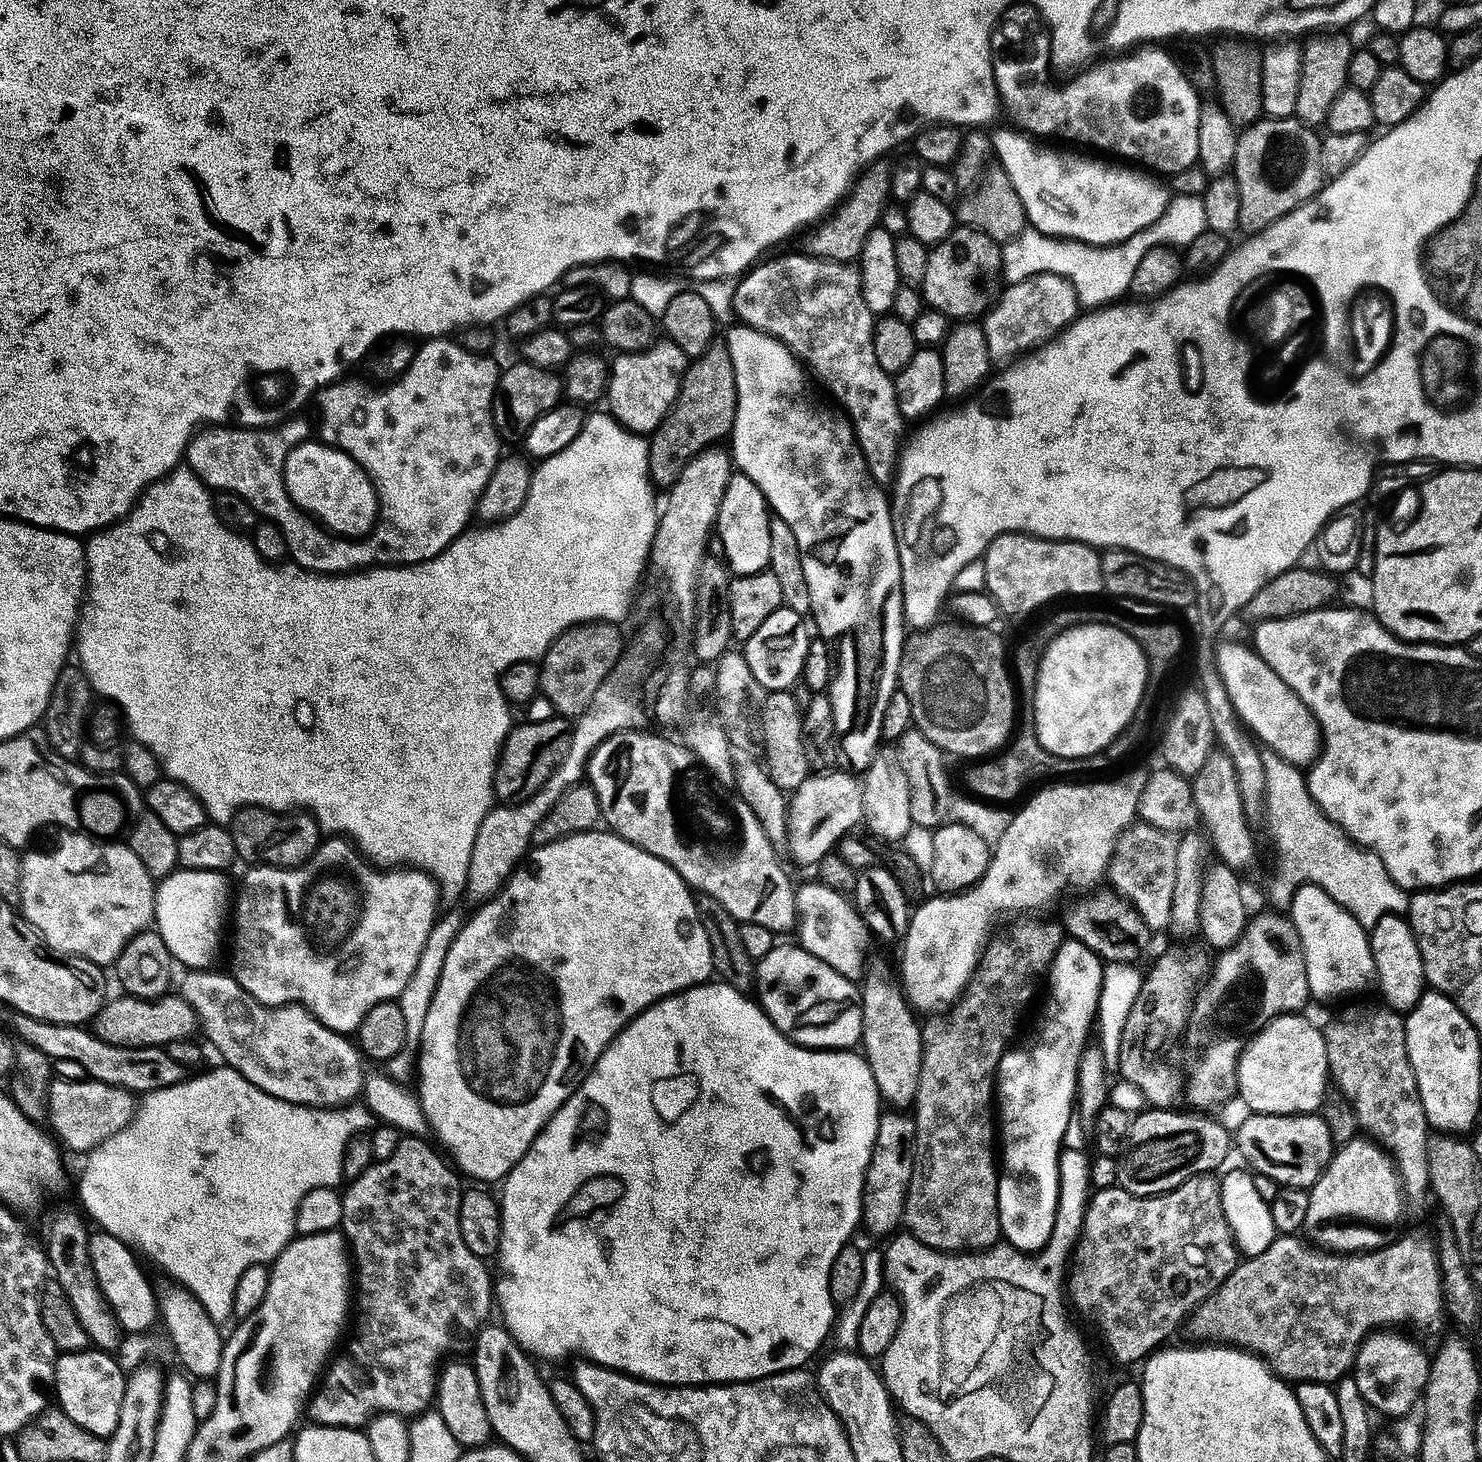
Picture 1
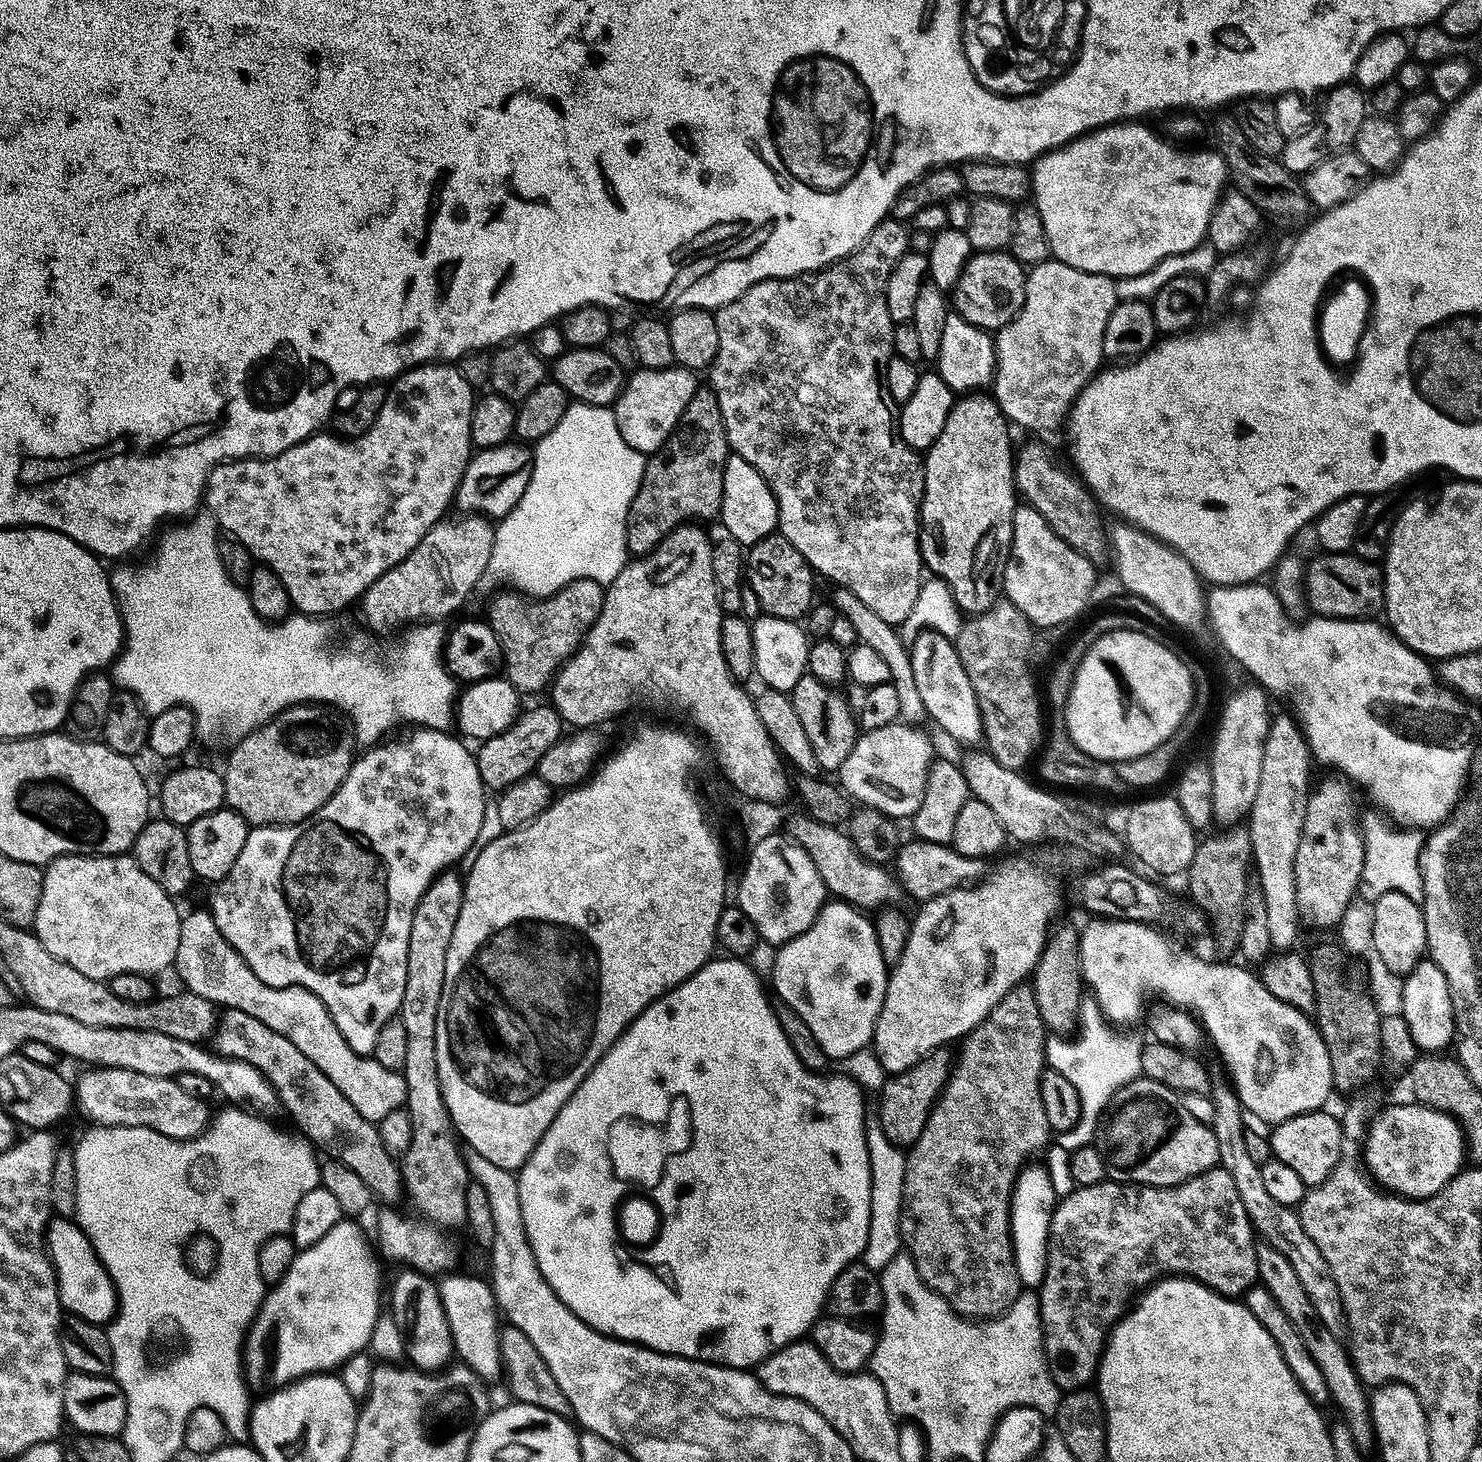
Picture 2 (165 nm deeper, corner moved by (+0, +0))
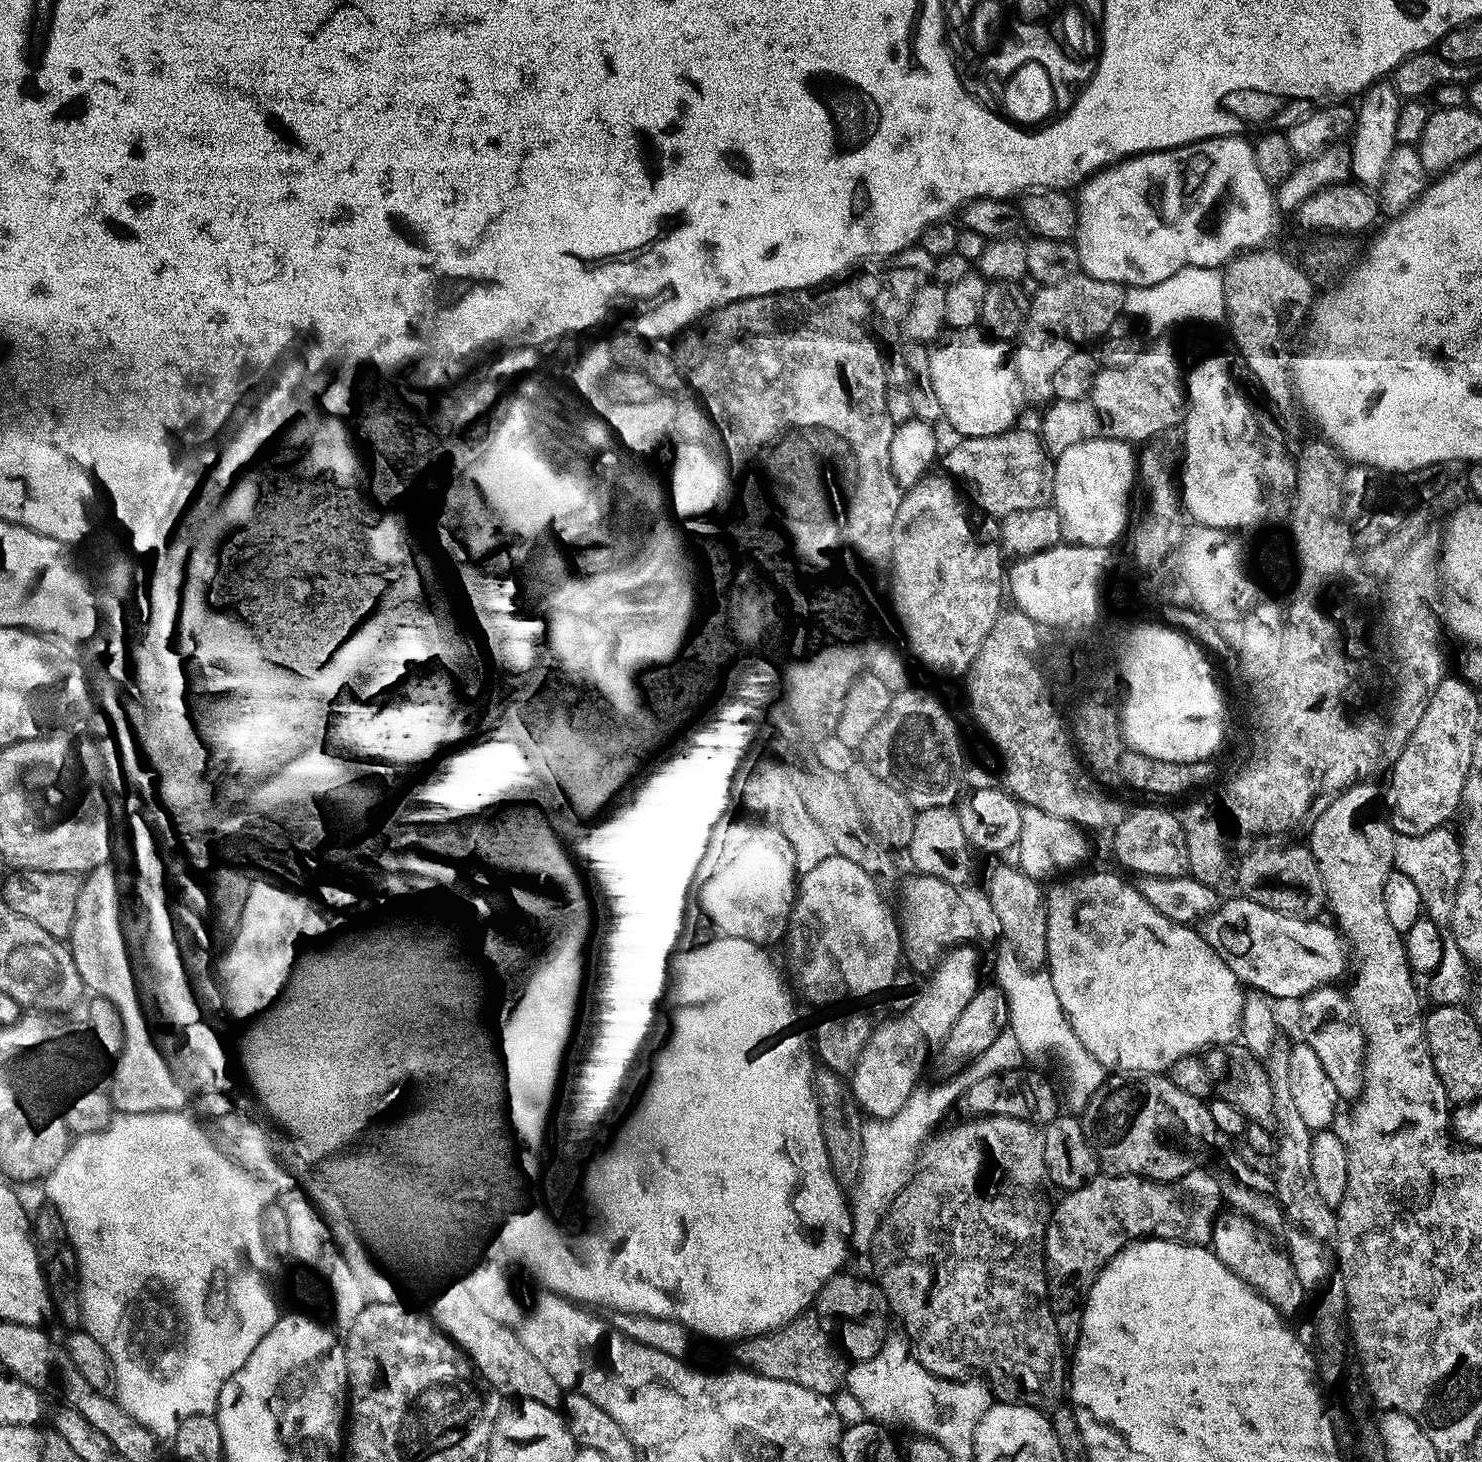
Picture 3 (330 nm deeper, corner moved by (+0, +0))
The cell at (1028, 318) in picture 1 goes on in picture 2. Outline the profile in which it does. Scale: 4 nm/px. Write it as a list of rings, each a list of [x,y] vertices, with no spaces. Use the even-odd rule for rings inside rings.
[[[1057,260],[1037,264],[1029,271],[1023,309],[1018,318],[995,337],[996,379],[992,394],[1009,423],[1032,432],[1050,432],[1065,425],[1084,387],[1103,367],[1106,327],[1120,303],[1115,284],[1113,277],[1091,275]]]

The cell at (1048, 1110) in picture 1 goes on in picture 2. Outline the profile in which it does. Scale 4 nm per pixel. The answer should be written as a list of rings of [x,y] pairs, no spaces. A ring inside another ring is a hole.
[[[1025,1167],[1020,1173],[1016,1179],[1016,1189],[1012,1192],[1012,1245],[1021,1285],[1028,1290],[1039,1290],[1044,1285],[1048,1269],[1048,1243],[1058,1197],[1047,1167],[1032,1167]]]

